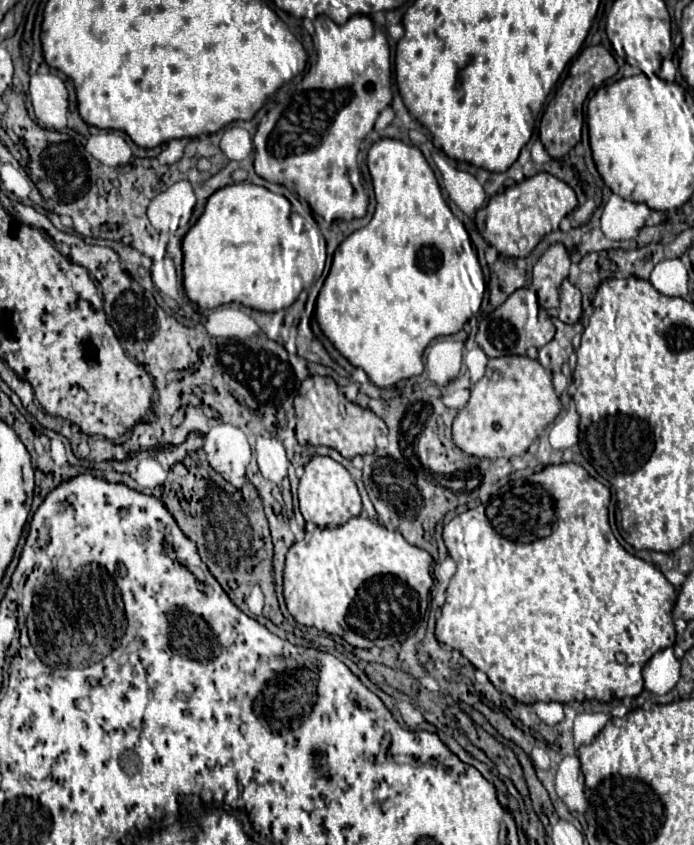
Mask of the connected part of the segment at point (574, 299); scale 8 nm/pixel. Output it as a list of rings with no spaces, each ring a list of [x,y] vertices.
[[[568,280],[562,282],[560,286],[560,308],[558,308],[558,318],[566,324],[576,324],[582,314],[582,302],[580,302],[580,290],[570,284]]]

